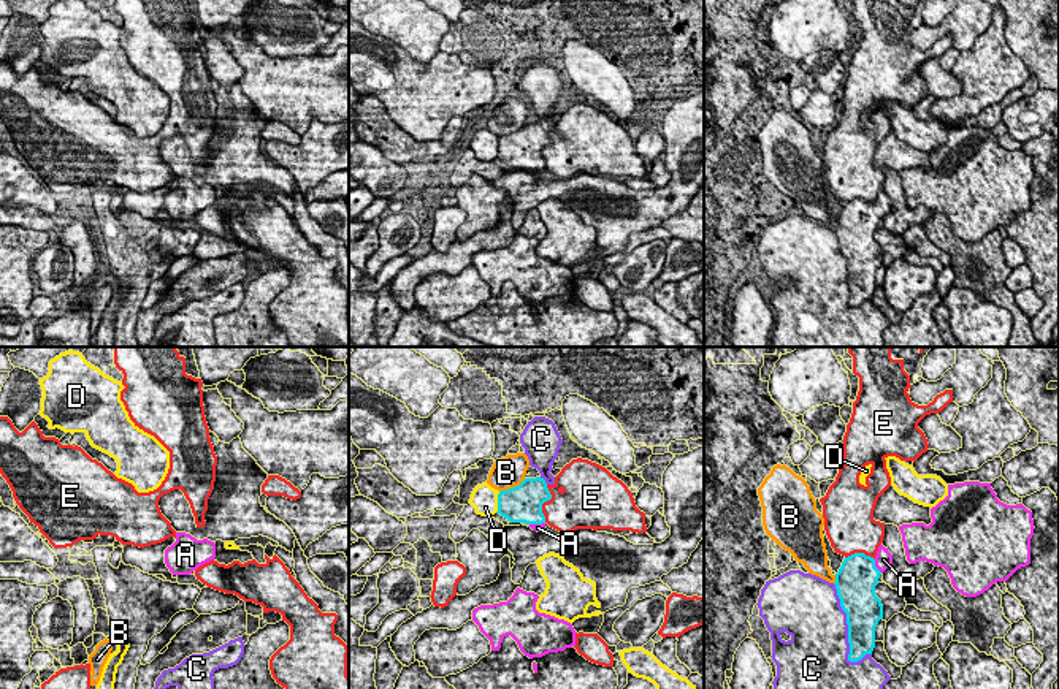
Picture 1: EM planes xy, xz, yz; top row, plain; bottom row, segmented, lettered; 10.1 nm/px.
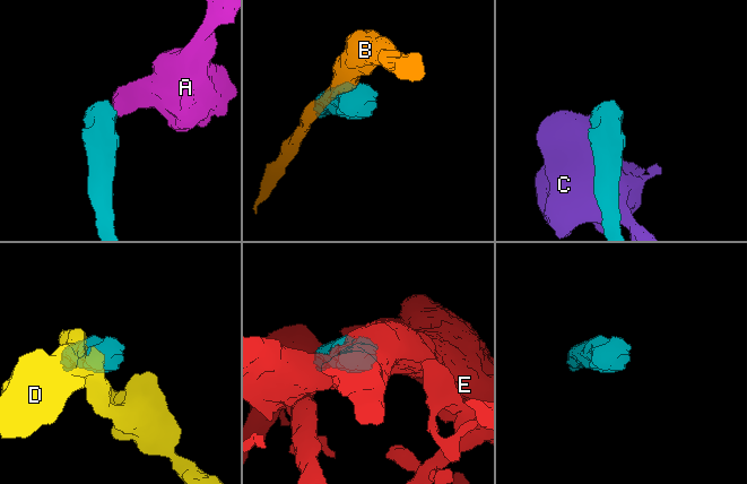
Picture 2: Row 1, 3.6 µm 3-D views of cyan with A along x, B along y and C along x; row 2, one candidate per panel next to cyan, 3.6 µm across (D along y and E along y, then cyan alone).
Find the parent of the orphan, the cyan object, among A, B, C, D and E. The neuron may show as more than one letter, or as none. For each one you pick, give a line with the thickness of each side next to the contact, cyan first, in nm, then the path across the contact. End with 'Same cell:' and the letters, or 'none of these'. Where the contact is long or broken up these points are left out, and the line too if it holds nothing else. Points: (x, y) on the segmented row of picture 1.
A: Thickness 420 nm (cyan) against 190 nm. Path across: yz (855, 582), (874, 566), (883, 559)
Same cell: A

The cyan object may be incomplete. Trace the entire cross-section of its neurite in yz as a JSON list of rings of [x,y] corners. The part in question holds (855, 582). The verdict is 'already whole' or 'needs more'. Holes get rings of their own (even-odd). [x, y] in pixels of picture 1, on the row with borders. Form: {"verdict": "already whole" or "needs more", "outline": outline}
{"verdict": "needs more", "outline": [[[883,545],[877,556],[854,553],[843,559],[835,573],[840,607],[847,613],[850,662],[861,660],[875,648],[875,627],[883,619],[881,600],[875,596],[880,575],[893,564],[893,554]]]}

